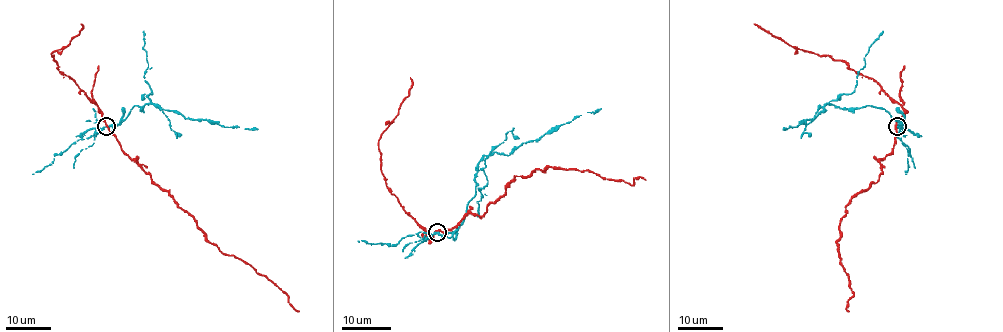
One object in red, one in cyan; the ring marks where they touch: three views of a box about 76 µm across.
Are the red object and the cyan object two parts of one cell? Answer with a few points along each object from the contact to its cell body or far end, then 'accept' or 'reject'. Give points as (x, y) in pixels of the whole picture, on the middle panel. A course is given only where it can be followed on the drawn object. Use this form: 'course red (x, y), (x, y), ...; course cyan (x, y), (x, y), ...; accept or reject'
course red (437, 231), (451, 230), (469, 213), (482, 215), (515, 176), (535, 169), (590, 170), (631, 185), (646, 180); course cyan (437, 232), (457, 230), (465, 218), (485, 156), (508, 156), (524, 142), (601, 108); reject

